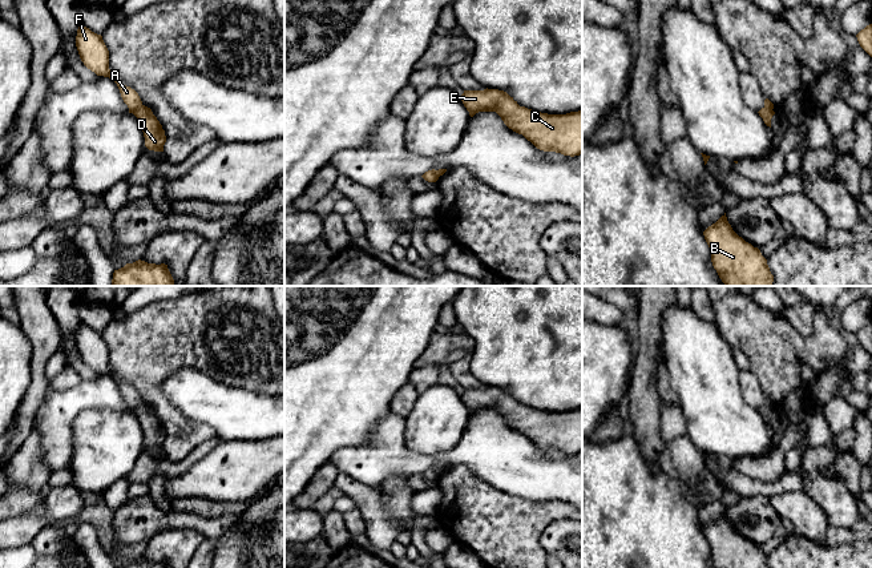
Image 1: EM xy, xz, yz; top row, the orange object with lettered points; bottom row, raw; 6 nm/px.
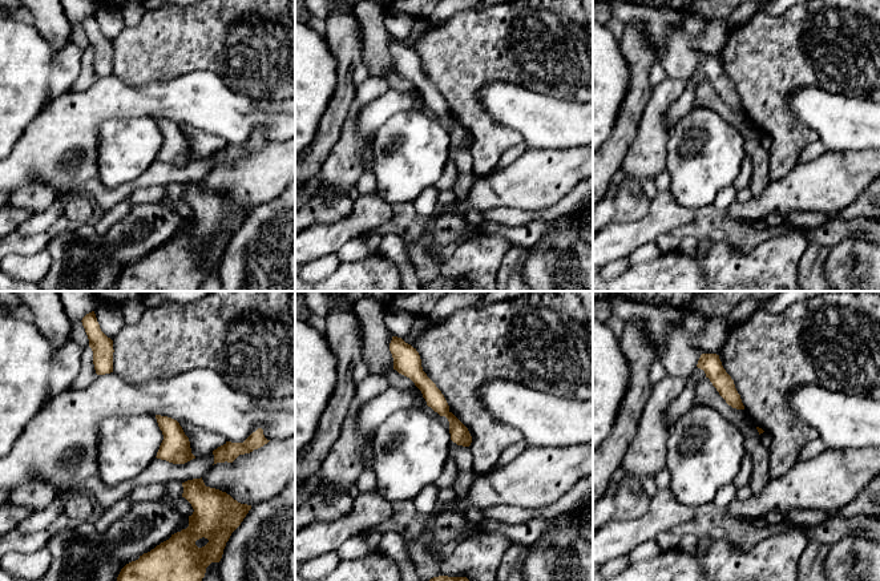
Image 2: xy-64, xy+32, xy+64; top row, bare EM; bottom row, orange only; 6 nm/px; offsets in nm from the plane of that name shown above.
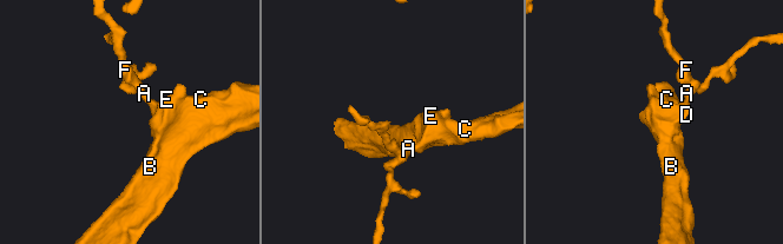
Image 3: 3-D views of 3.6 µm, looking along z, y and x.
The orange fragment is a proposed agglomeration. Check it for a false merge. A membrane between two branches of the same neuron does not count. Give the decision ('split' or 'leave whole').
split

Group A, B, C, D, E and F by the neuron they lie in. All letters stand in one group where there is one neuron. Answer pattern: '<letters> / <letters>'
A F / B C D E

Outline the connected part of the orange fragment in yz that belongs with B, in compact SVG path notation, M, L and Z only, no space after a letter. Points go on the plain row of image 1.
M726 511L703 533L715 568L770 568L760 548L732 528Z

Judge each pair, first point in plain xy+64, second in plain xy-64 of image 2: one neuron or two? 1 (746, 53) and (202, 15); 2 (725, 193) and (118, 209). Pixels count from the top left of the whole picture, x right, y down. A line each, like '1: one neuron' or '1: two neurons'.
1: one neuron
2: one neuron

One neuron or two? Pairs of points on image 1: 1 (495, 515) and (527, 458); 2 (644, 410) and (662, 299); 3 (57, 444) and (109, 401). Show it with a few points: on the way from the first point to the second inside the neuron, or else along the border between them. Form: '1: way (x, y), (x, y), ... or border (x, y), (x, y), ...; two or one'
1: border (479, 478), (508, 494), (537, 500); two
2: way (644, 382), (644, 370), (650, 355), (650, 327); one
3: way (57, 427), (81, 401), (92, 401); one

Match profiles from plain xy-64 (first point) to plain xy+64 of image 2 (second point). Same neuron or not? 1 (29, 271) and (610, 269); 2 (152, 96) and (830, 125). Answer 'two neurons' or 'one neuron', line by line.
1: one neuron
2: one neuron

